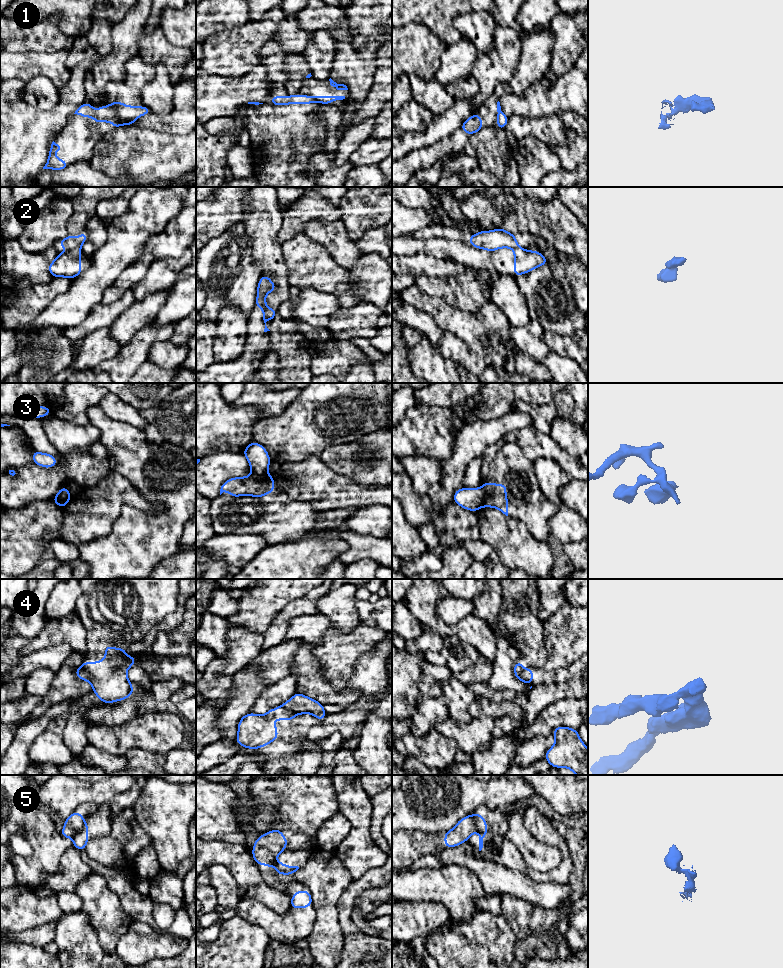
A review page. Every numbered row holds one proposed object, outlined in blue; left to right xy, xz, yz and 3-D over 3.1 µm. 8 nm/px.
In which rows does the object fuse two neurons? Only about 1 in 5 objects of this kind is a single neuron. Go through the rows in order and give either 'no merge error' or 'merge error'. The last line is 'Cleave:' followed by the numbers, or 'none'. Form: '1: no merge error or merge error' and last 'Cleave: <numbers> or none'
1: merge error
2: merge error
3: merge error
4: merge error
5: merge error
Cleave: 1, 2, 3, 4, 5

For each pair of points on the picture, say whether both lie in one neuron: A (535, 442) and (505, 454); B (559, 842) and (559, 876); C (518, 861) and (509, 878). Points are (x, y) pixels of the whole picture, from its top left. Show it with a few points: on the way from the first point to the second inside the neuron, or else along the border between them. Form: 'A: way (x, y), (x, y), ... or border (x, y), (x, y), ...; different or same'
A: border (497, 450), (506, 442), (515, 442), (532, 462); different
B: way (565, 850), (565, 868); same
C: border (492, 860), (528, 876); different

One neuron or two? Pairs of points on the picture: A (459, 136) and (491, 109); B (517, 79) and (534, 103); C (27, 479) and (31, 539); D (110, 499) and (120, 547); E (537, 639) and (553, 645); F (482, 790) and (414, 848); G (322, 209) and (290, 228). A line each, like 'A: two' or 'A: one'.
A: one
B: two
C: two
D: two
E: two
F: two
G: one

